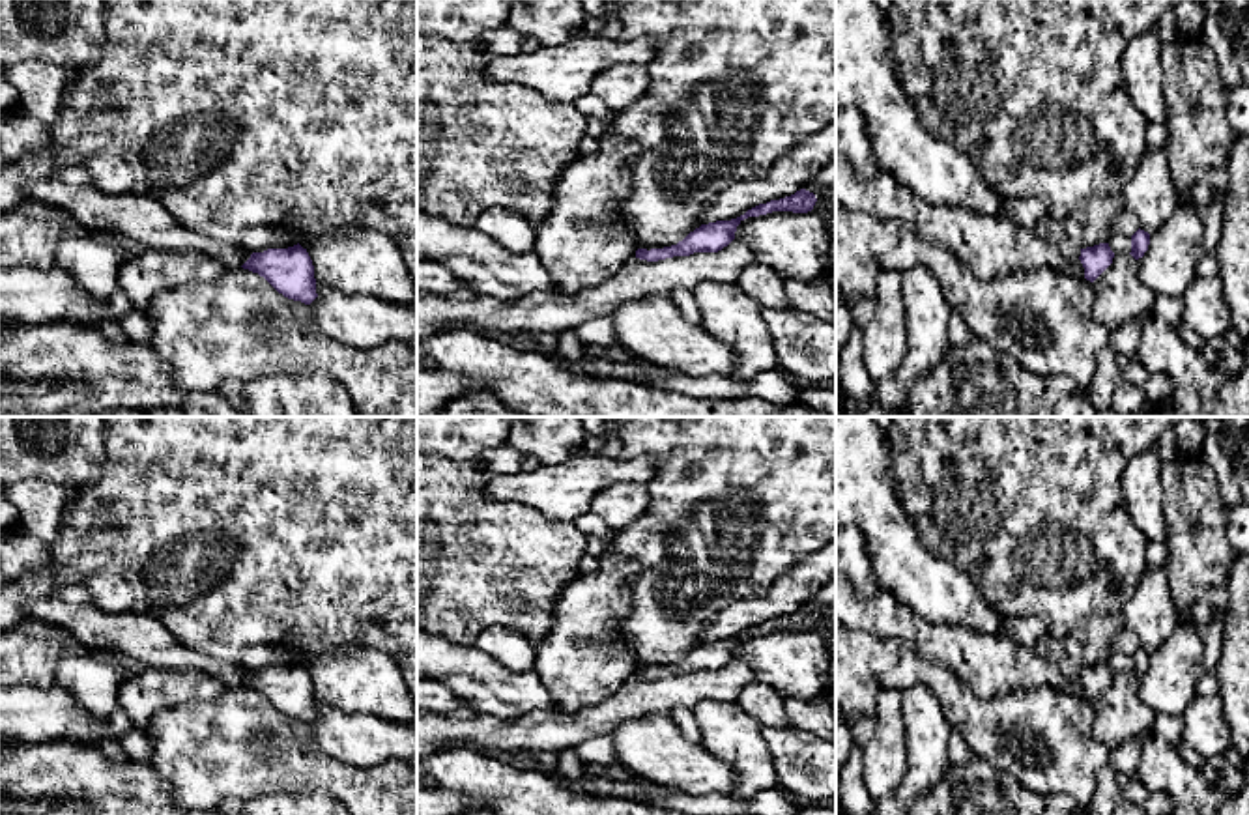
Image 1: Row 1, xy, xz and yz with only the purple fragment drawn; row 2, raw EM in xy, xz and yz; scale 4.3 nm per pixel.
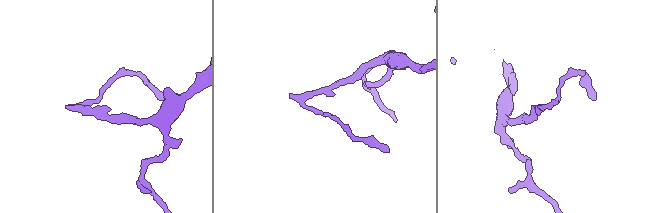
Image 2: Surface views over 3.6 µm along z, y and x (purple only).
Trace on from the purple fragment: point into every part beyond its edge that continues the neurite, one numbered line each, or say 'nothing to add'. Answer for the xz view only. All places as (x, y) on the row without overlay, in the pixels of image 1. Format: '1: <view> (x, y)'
nothing to add

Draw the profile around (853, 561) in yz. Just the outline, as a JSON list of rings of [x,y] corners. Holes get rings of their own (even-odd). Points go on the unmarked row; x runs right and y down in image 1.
[[[853,525],[836,529],[836,574],[843,574],[860,594],[879,589],[866,538]]]

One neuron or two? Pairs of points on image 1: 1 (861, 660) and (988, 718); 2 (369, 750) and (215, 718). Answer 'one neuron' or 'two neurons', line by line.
1: one neuron
2: two neurons

